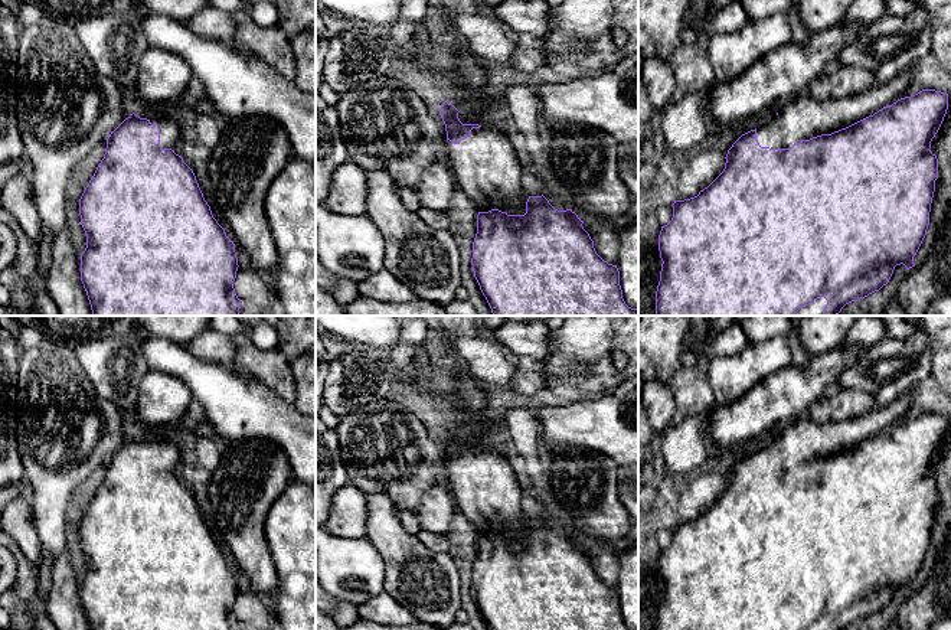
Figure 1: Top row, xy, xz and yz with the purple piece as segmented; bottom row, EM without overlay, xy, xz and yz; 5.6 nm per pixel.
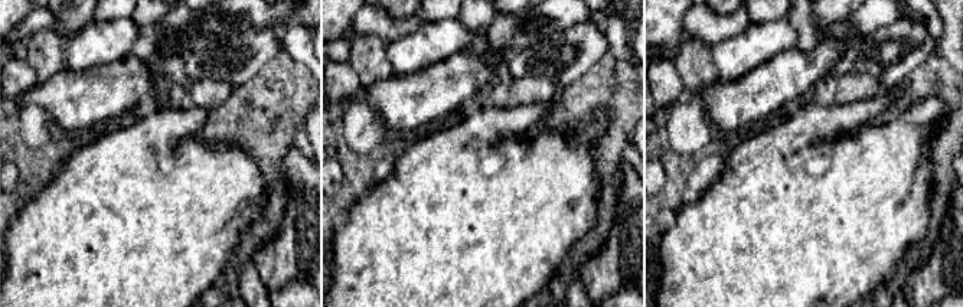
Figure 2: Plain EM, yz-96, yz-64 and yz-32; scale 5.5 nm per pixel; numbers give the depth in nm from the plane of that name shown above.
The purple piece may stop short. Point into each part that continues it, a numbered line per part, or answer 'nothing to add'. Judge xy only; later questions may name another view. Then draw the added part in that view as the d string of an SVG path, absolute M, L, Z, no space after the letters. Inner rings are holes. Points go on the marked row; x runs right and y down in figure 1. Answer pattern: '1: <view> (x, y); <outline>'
1: xy (170, 133); M171 118L150 120L151 124L157 124L160 128L160 147L174 148L174 144L182 138L179 124Z

